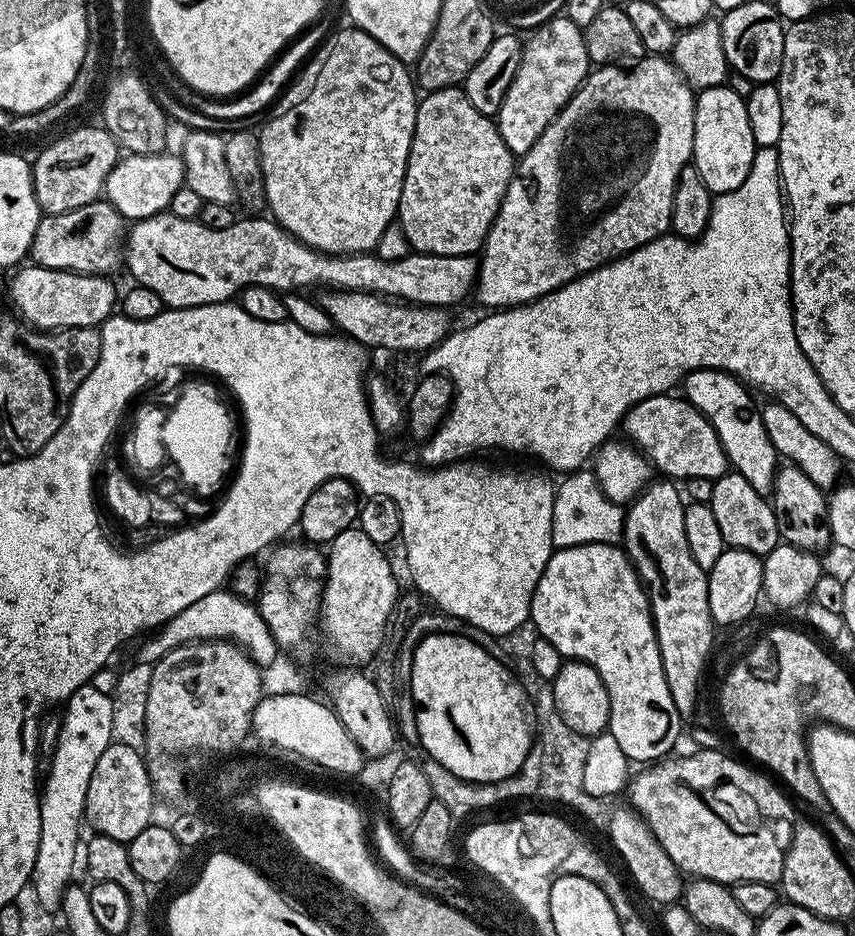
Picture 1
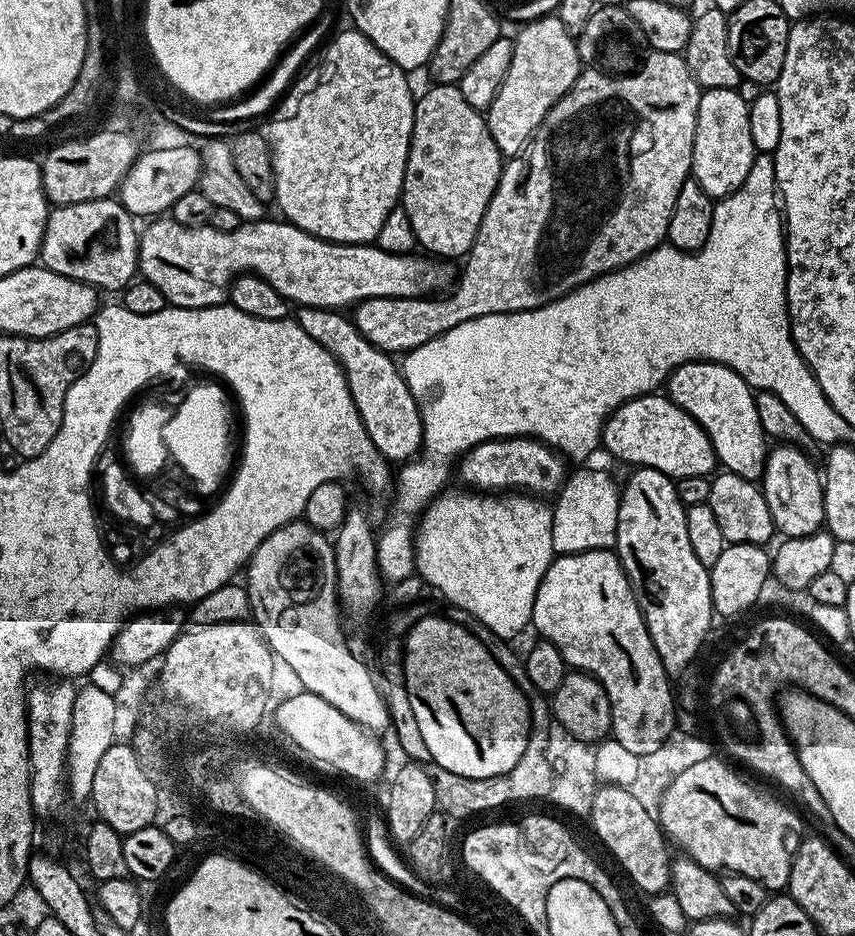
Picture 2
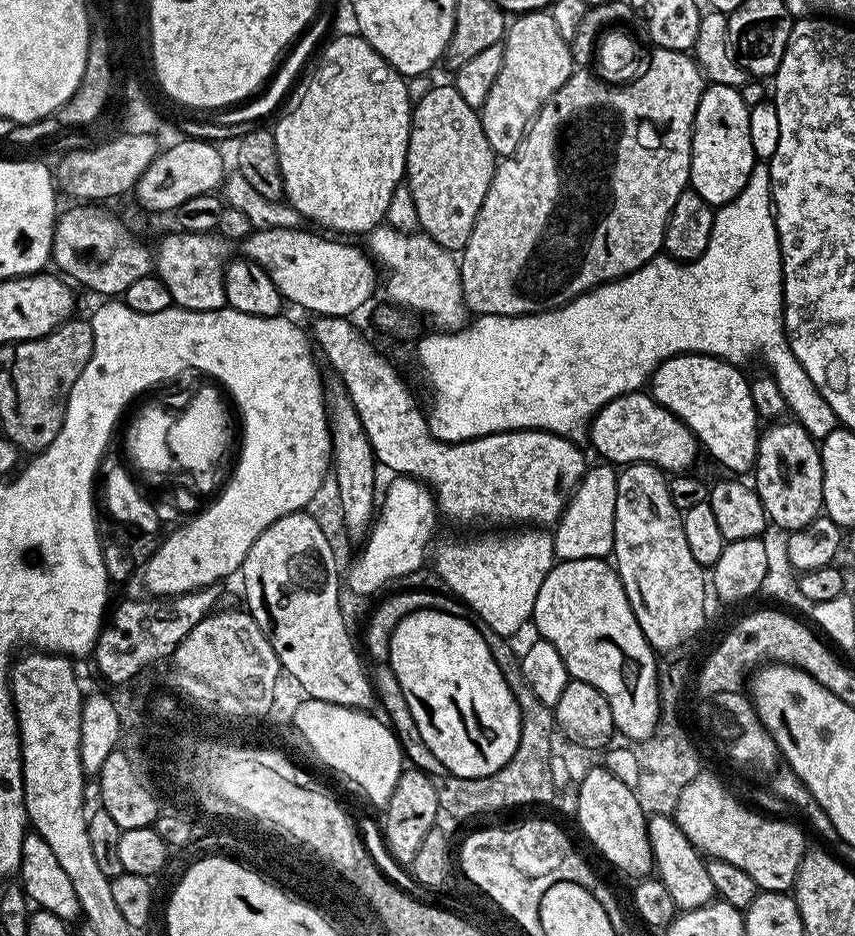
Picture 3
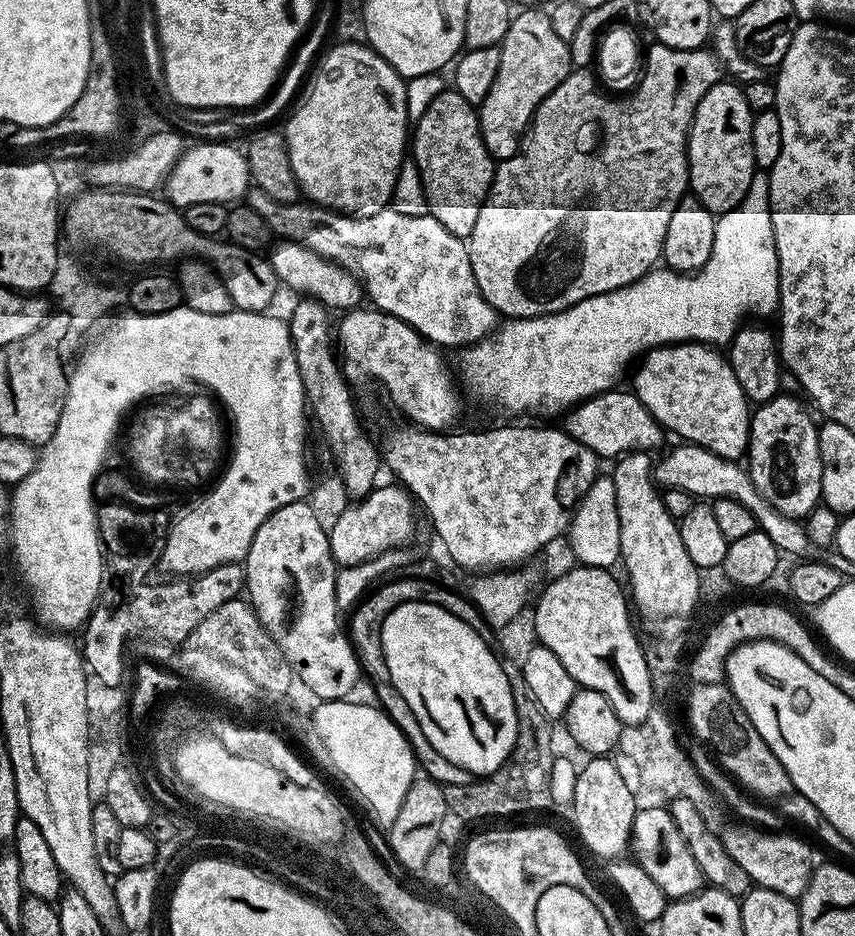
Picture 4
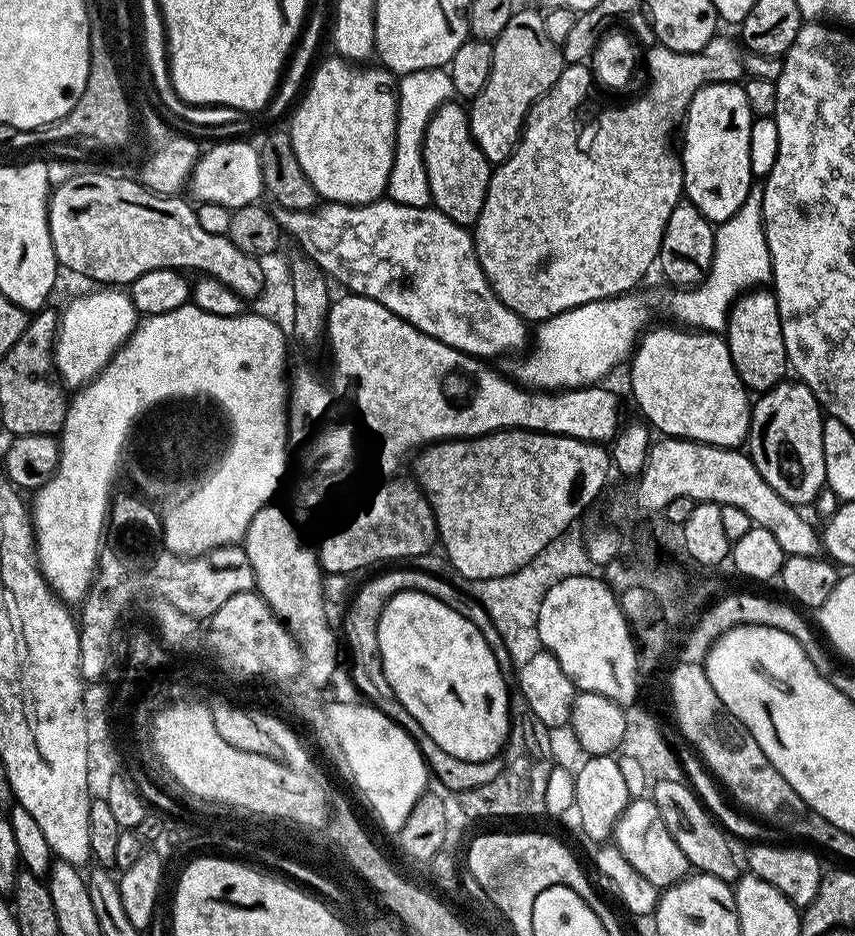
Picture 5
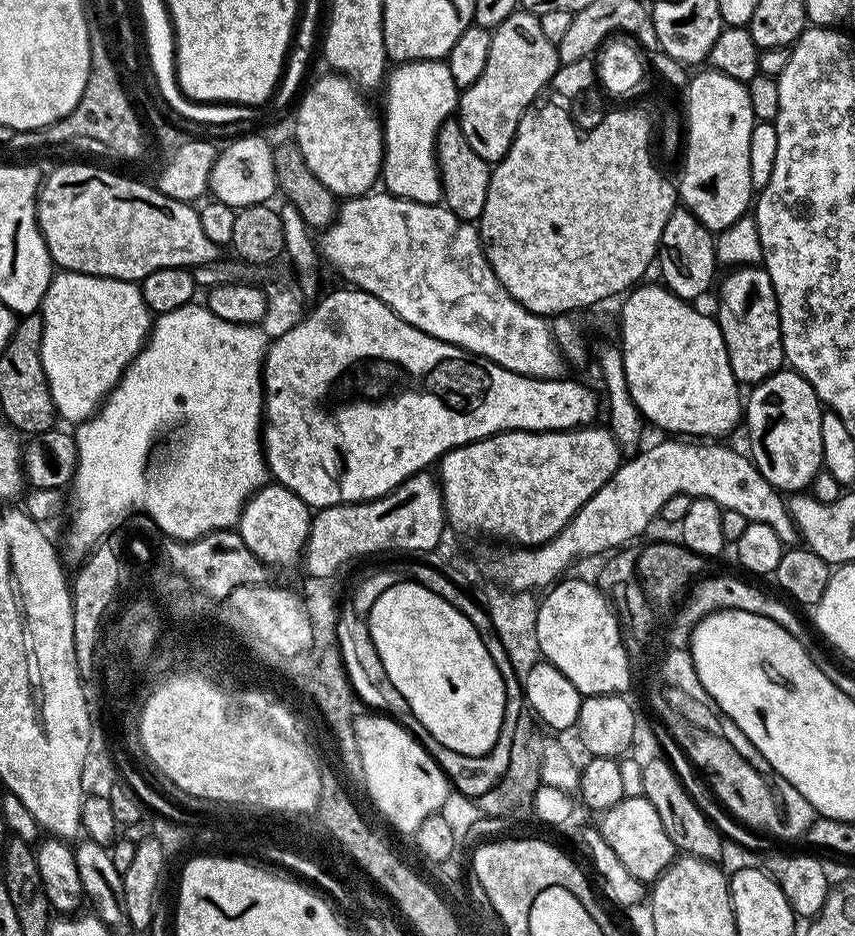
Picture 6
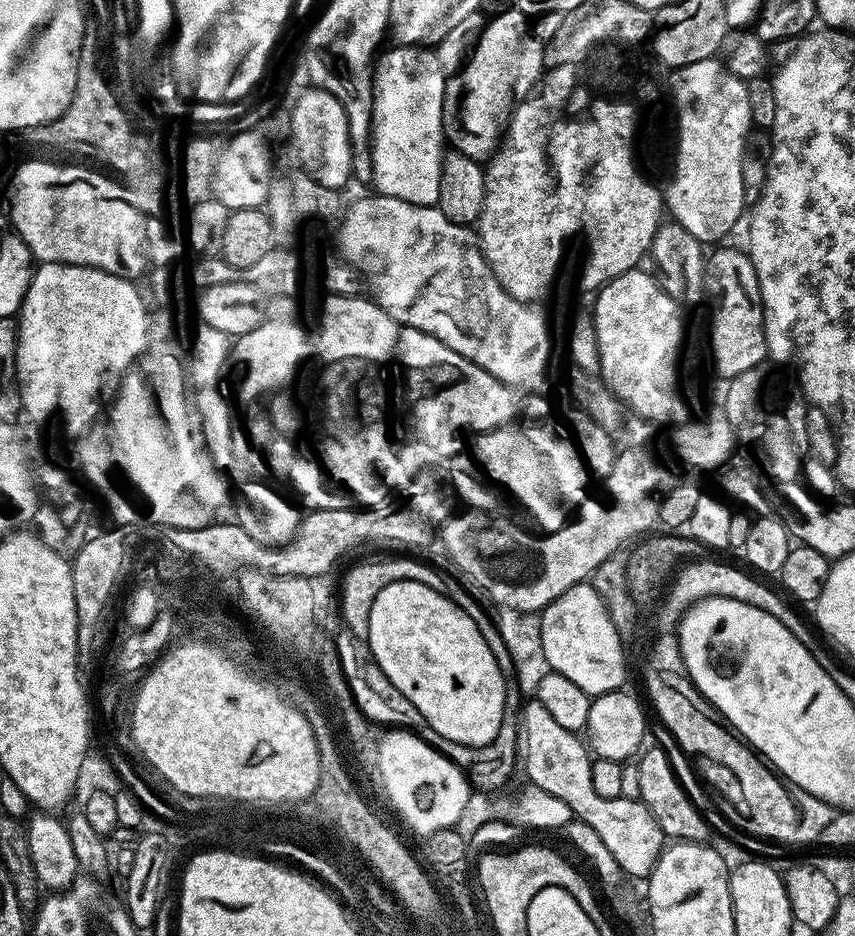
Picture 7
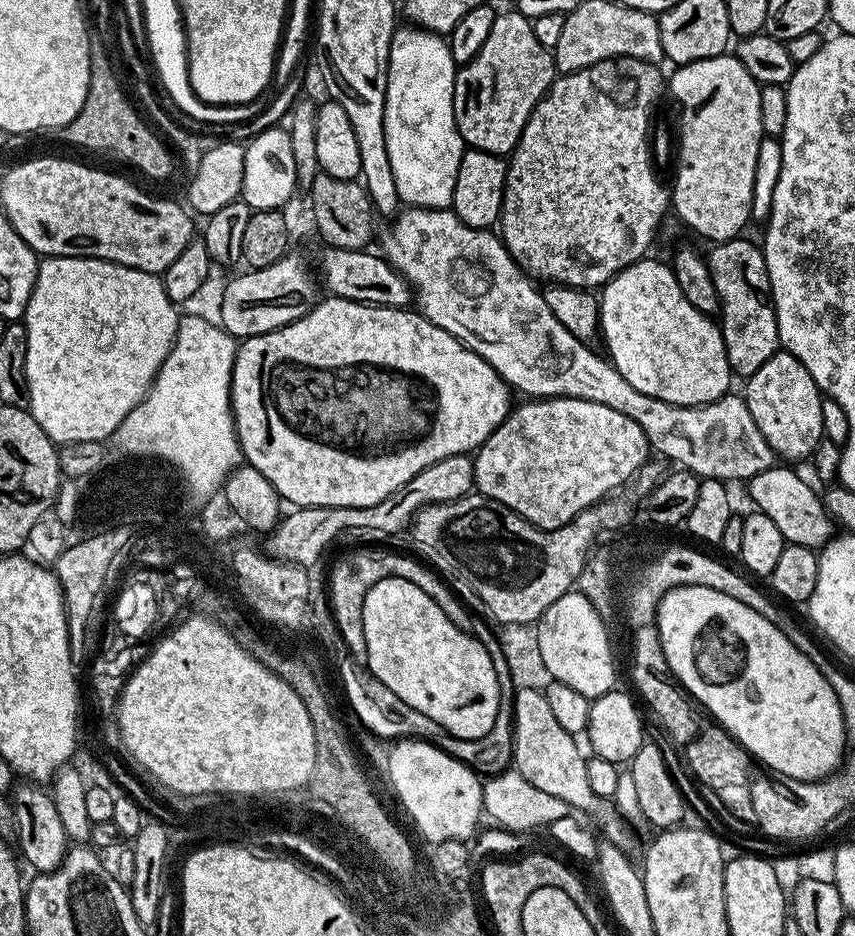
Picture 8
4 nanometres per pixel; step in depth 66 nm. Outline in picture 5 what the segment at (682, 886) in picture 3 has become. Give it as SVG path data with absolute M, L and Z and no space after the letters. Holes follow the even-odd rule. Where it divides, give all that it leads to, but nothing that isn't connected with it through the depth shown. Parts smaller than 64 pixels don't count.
M651 798L633 799L628 803L616 823L614 843L618 850L622 850L626 862L630 862L630 866L634 866L642 878L654 882L658 889L669 888L689 875L690 865L686 854L682 854L678 842L674 842L674 834L666 830L666 822L662 822L662 814Z

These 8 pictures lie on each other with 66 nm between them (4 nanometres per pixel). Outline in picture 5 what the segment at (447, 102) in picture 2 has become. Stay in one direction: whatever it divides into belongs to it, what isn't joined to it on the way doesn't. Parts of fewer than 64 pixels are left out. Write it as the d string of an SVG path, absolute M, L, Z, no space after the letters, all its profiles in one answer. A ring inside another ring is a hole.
M460 102L446 103L432 115L426 126L422 154L430 182L432 204L439 212L446 214L446 218L472 226L480 217L494 168L482 154L478 142L474 142L468 108L456 103Z

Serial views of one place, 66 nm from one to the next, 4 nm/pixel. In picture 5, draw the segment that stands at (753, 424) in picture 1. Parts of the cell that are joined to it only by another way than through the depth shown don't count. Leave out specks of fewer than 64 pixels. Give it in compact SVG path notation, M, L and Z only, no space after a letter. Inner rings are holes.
M678 326L653 327L645 331L630 358L630 386L647 423L661 435L685 438L720 448L739 449L748 439L752 402L737 371L727 341L719 334Z

